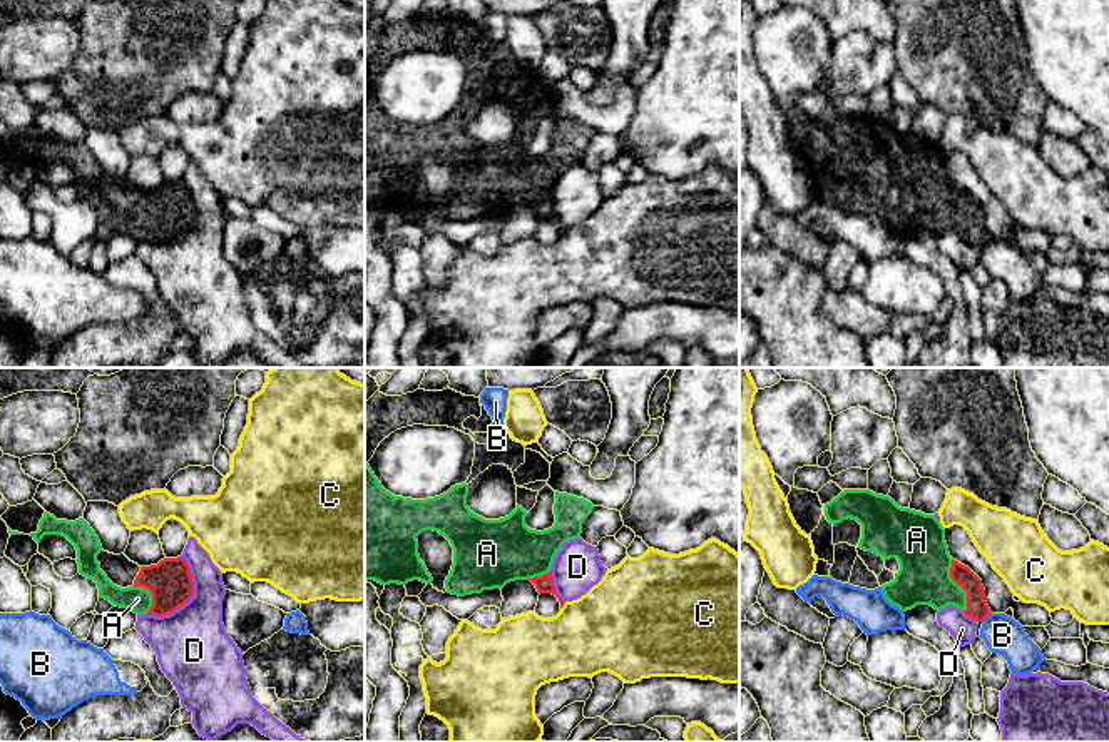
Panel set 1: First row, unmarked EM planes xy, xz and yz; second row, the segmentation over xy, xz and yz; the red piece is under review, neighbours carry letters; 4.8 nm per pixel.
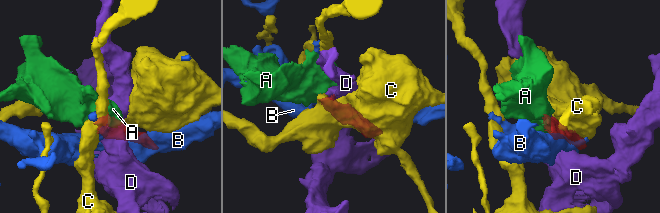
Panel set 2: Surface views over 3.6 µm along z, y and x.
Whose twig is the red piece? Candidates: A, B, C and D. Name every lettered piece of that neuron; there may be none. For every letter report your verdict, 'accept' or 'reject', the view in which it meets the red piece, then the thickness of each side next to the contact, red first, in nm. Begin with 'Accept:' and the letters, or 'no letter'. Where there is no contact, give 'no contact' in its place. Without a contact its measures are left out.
Accept: A
A: accept; meets red in yz; 110 nm thick on the red side, 260 nm on the other
B: reject; meets red in yz; 110 nm thick on the red side, 180 nm on the other
C: reject; meets red in xz; 90 nm thick on the red side, 400 nm on the other
D: reject; meets red in xy; 220 nm thick on the red side, 360 nm on the other

